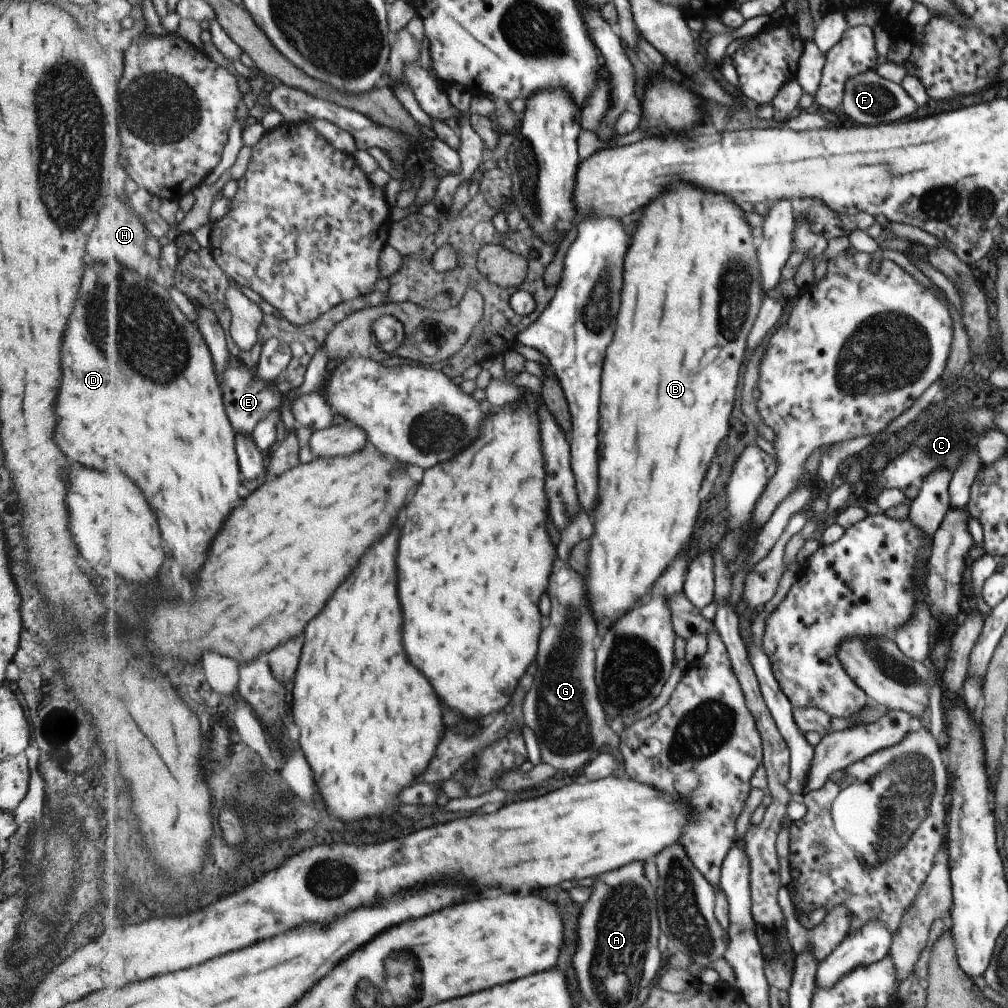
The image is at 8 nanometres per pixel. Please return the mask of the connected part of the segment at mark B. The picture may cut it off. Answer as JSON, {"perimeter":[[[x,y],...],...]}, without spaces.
{"perimeter":[[[679,182],[675,184],[675,188],[663,192],[655,202],[651,202],[647,206],[647,210],[643,212],[641,220],[639,220],[639,226],[637,226],[637,232],[633,236],[635,240],[631,240],[631,248],[627,252],[627,268],[625,268],[625,286],[623,286],[623,308],[619,312],[619,328],[615,332],[615,340],[611,344],[611,348],[607,350],[607,364],[605,364],[605,370],[603,370],[603,448],[601,448],[601,462],[599,462],[599,472],[601,472],[601,488],[603,488],[603,504],[599,504],[599,508],[595,510],[595,520],[597,520],[597,532],[595,536],[591,538],[591,544],[593,544],[593,550],[591,550],[591,576],[589,576],[589,584],[587,584],[587,592],[591,596],[591,604],[593,604],[593,612],[595,616],[599,618],[601,614],[605,618],[617,618],[621,612],[627,612],[631,610],[651,588],[653,584],[657,582],[657,578],[667,570],[667,566],[681,554],[681,550],[685,548],[685,544],[689,542],[693,530],[695,530],[695,524],[697,524],[697,518],[699,518],[699,512],[701,512],[701,498],[699,498],[699,490],[703,486],[703,480],[707,476],[707,470],[719,450],[719,444],[723,442],[723,438],[729,434],[729,428],[731,428],[731,412],[735,408],[735,392],[739,388],[739,378],[741,378],[741,366],[745,362],[745,350],[748,350],[749,332],[753,330],[756,320],[758,319],[761,310],[761,304],[763,304],[763,296],[765,296],[764,288],[761,288],[763,284],[763,278],[761,278],[762,264],[760,258],[757,256],[757,246],[751,242],[753,236],[753,228],[747,220],[747,214],[745,210],[733,202],[729,196],[725,194],[717,194],[717,192],[705,192],[703,188],[697,188],[693,184],[685,184],[685,182]]]}

